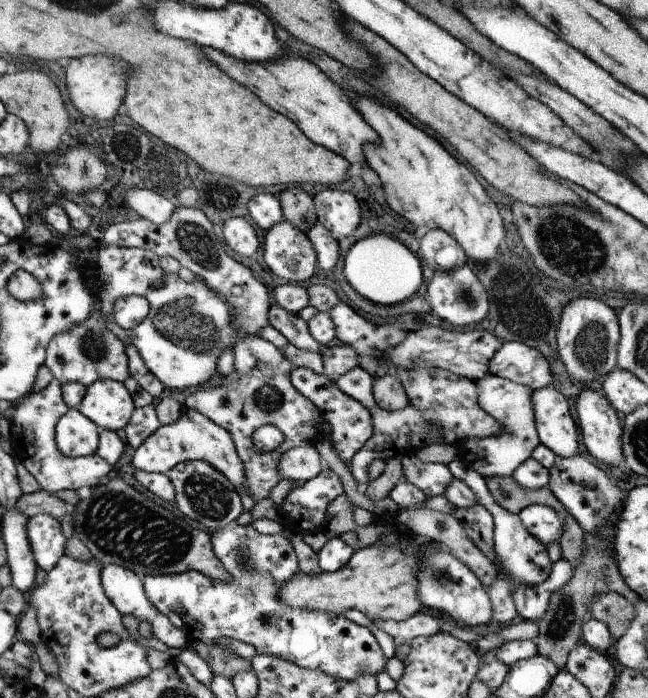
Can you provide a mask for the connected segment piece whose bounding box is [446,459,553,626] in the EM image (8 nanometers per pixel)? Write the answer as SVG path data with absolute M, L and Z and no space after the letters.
M457 459L448 461L446 465L450 469L454 479L462 480L468 488L471 488L478 503L484 505L492 515L494 522L494 552L496 552L496 560L500 562L500 568L497 568L498 580L496 580L496 584L492 584L490 588L487 588L490 602L492 602L492 608L494 608L491 622L494 622L496 626L497 624L510 624L517 615L517 610L512 600L514 588L520 586L520 584L538 586L540 582L544 582L544 580L550 576L553 564L550 562L550 558L548 558L546 545L540 544L540 540L536 540L536 538L526 530L526 527L520 520L519 514L508 512L508 510L502 508L502 506L494 500L485 478L480 476L476 470L468 468L468 466Z

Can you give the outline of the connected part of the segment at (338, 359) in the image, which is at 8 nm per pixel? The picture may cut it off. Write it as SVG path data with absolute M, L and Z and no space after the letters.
M335 341L331 345L322 345L320 350L322 350L324 374L331 381L338 380L343 374L359 365L358 354L352 346Z

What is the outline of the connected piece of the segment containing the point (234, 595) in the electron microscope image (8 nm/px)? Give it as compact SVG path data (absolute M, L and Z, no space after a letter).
M237 521L217 530L211 537L216 558L220 559L222 566L232 576L230 582L212 580L196 570L162 576L150 574L143 579L147 597L162 614L167 615L180 630L186 632L190 641L212 643L218 638L236 639L251 644L260 654L277 656L300 668L320 670L326 676L334 676L346 682L356 680L360 674L370 674L376 678L377 674L386 670L384 666L388 659L384 656L374 634L367 627L354 623L343 614L292 608L278 600L276 587L292 580L300 572L292 543L283 535L265 535L257 531L250 521Z

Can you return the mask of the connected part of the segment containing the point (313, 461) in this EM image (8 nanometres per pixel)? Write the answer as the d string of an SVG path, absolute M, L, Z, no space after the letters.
M312 445L294 447L280 456L278 462L278 472L282 479L294 480L294 482L303 483L315 476L318 476L325 463Z

